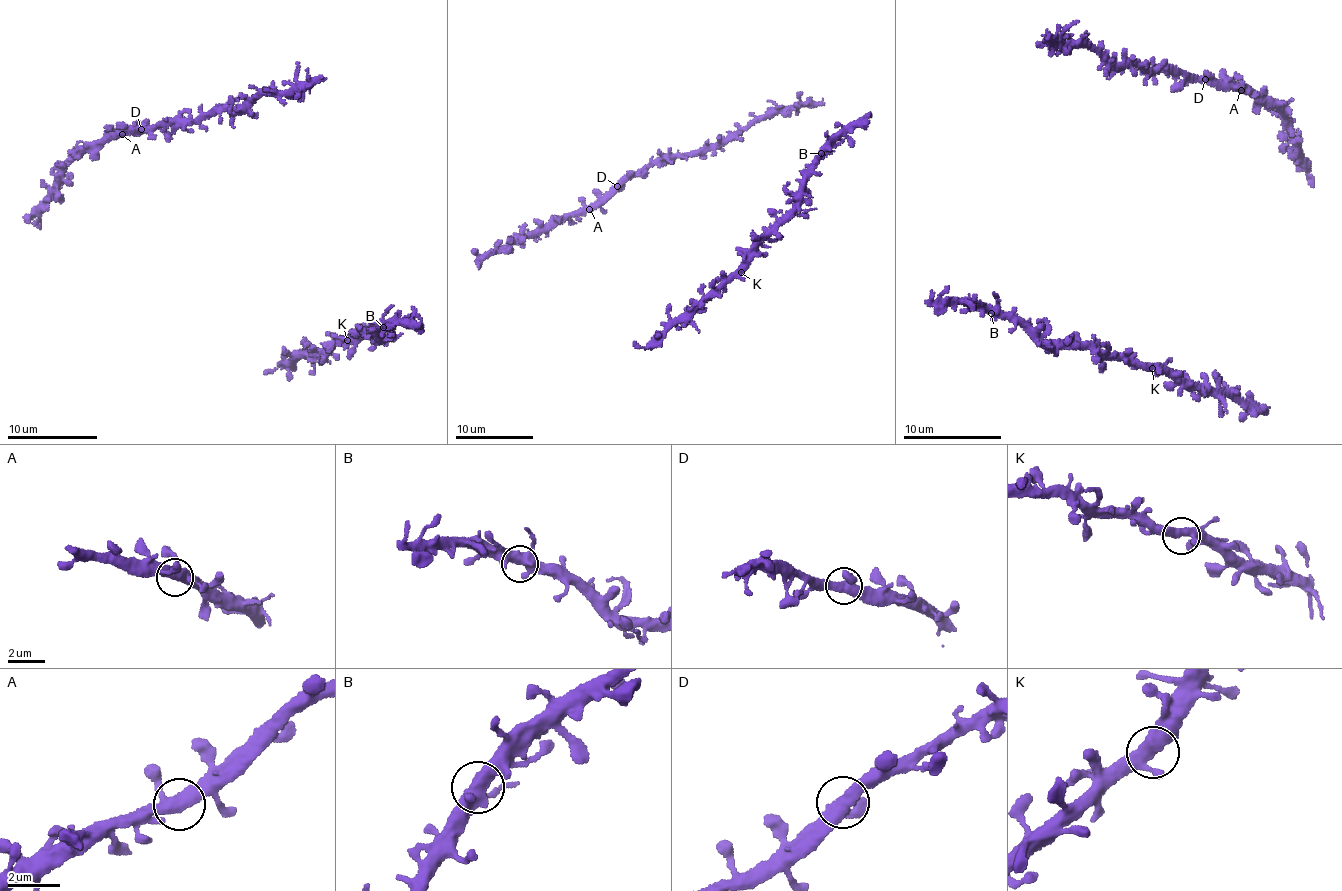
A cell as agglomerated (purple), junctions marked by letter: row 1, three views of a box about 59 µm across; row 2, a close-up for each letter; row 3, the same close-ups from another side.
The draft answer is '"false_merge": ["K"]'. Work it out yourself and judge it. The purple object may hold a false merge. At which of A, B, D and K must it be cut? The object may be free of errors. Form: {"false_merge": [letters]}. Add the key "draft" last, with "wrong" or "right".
{"false_merge": [], "draft": "wrong"}

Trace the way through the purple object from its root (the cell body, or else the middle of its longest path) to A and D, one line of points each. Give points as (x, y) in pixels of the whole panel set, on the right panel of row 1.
A: (1051, 56), (1071, 39), (1118, 64), (1129, 61), (1150, 71), (1155, 65), (1187, 76), (1207, 75), (1241, 90)
D: (1051, 56), (1062, 42), (1071, 39), (1118, 64), (1145, 64), (1150, 71), (1155, 65), (1206, 78)

